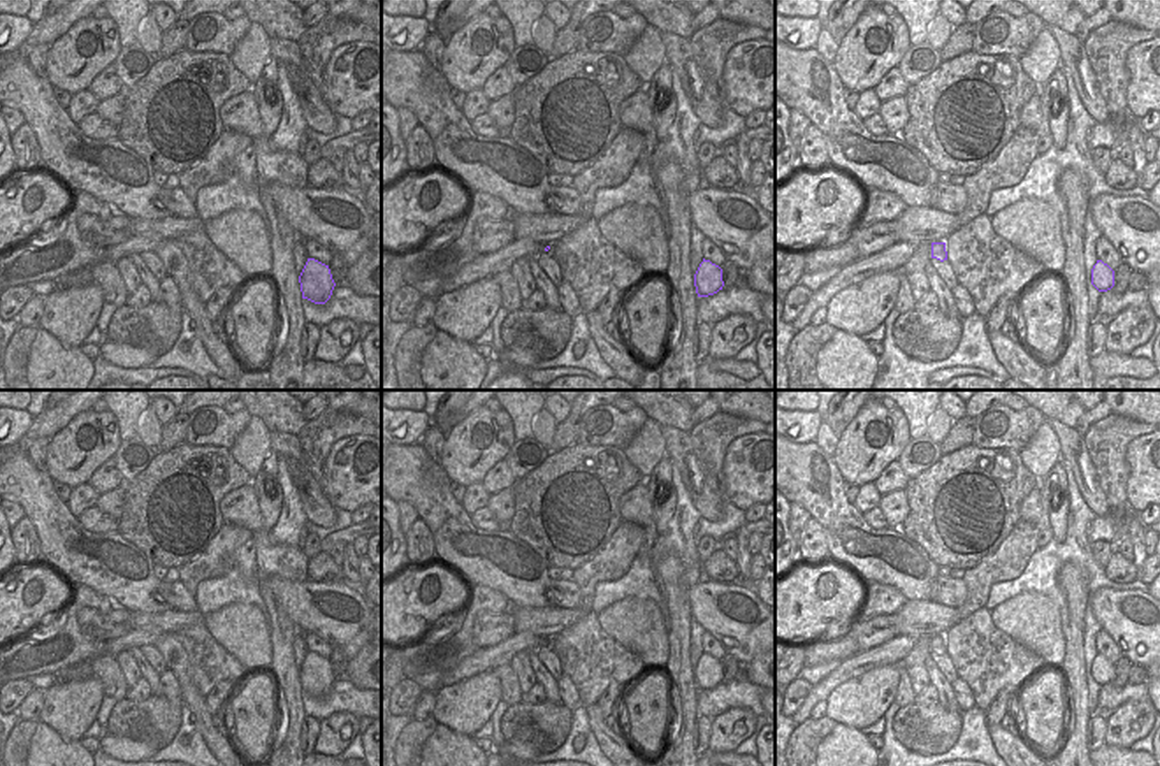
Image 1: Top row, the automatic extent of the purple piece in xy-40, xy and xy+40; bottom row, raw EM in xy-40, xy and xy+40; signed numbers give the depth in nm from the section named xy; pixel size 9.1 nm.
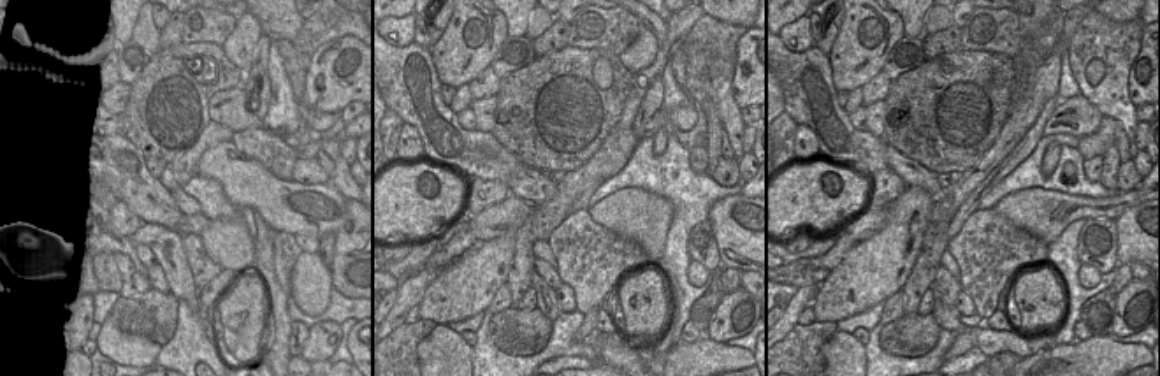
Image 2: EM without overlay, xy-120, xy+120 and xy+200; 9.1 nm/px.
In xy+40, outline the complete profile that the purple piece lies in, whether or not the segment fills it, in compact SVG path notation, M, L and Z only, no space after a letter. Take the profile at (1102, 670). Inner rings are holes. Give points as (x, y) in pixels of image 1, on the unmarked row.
M1097 654L1097 657L1091 662L1091 678L1098 685L1111 683L1114 680L1114 664L1102 654Z

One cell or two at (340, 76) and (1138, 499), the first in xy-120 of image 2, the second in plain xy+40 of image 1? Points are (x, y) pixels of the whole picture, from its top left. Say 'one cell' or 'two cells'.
one cell

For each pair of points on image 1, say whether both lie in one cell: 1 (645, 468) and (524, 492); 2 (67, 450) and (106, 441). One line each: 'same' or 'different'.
1: different
2: same

